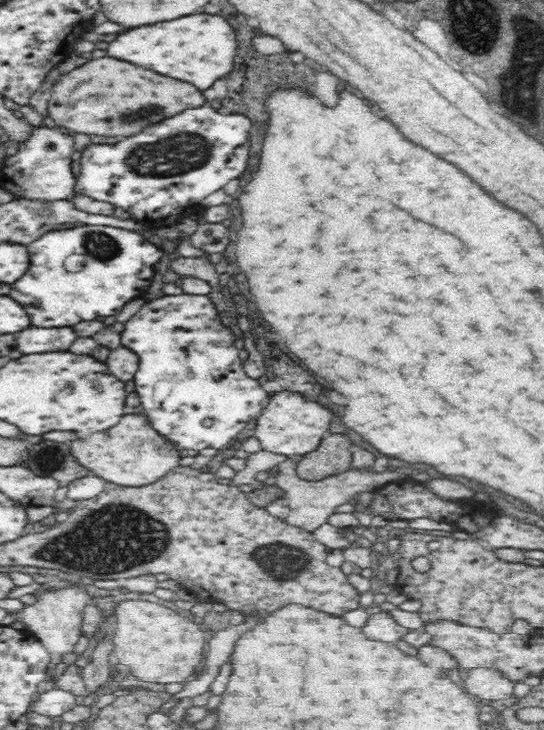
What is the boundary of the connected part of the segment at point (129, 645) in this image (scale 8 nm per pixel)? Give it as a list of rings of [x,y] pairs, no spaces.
[[[119,597],[115,615],[114,660],[128,666],[133,676],[146,682],[167,685],[184,683],[196,675],[196,666],[200,664],[205,650],[204,628],[183,612],[148,600]]]

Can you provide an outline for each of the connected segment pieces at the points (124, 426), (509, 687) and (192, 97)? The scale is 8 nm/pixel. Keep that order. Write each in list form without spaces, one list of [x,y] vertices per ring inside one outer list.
[[[123,414],[120,422],[104,434],[92,434],[92,438],[77,438],[69,443],[72,456],[90,472],[107,482],[120,486],[146,486],[168,474],[178,464],[178,452],[174,446],[160,437],[149,426],[144,414]]]
[[[470,669],[463,674],[463,686],[472,697],[484,701],[506,702],[511,699],[514,682],[508,680],[498,669]]]
[[[98,58],[88,64],[63,74],[51,88],[52,96],[47,105],[48,115],[55,121],[57,128],[71,134],[98,134],[98,136],[132,136],[138,134],[144,126],[156,124],[162,118],[180,114],[188,108],[200,108],[206,104],[206,98],[188,82],[176,82],[174,78],[164,78],[152,70],[132,66],[128,62],[116,62],[112,58]]]

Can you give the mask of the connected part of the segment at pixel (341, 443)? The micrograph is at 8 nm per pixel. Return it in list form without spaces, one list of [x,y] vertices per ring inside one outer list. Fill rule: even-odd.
[[[330,434],[302,460],[296,463],[296,472],[304,480],[320,480],[350,468],[350,440],[342,434]]]

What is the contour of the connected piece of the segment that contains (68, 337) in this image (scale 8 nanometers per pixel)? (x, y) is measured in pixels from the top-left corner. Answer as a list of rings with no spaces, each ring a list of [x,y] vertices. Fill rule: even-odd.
[[[30,326],[28,330],[16,336],[16,346],[22,354],[40,354],[48,350],[68,350],[76,338],[78,336],[72,328],[48,330],[48,328]]]

